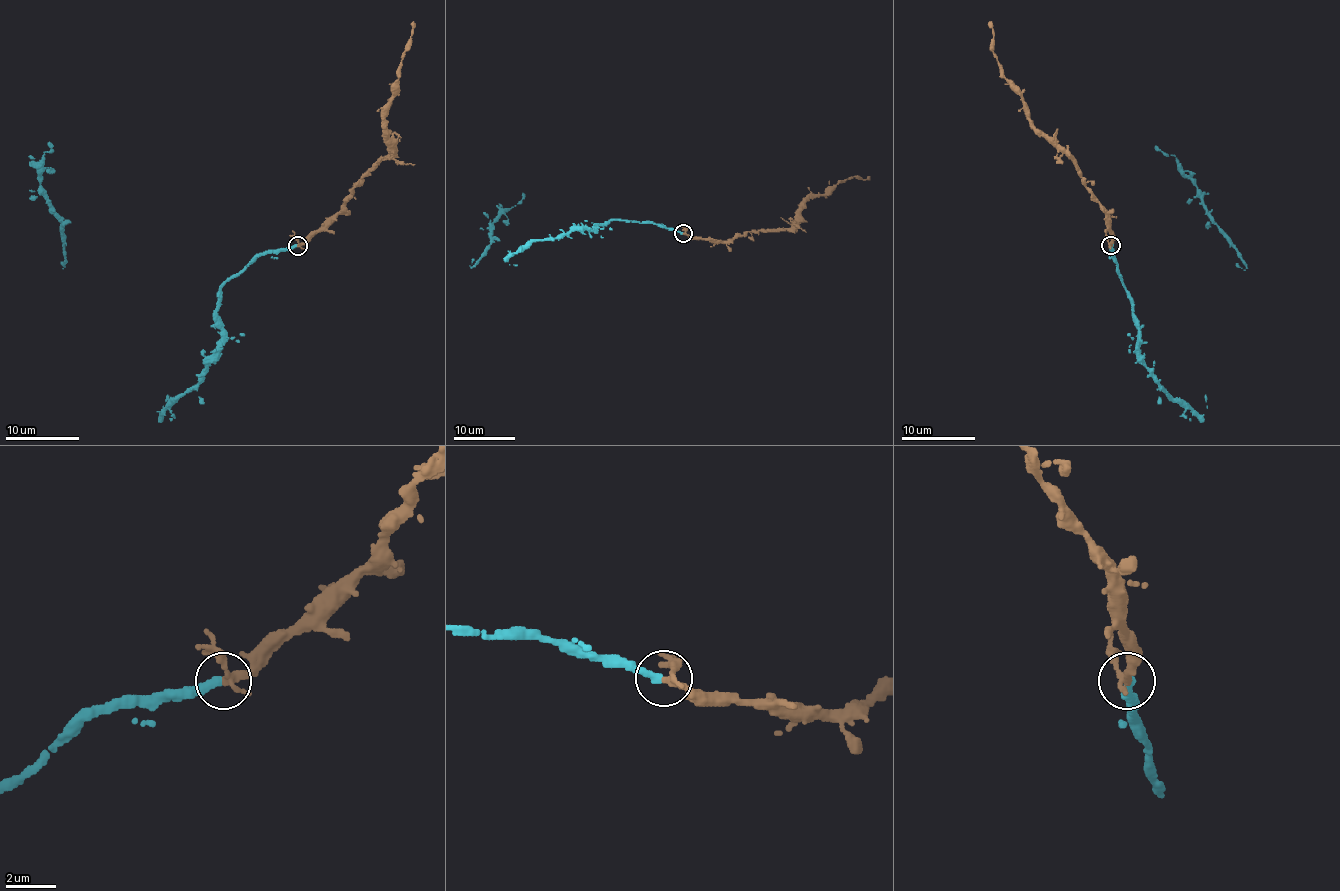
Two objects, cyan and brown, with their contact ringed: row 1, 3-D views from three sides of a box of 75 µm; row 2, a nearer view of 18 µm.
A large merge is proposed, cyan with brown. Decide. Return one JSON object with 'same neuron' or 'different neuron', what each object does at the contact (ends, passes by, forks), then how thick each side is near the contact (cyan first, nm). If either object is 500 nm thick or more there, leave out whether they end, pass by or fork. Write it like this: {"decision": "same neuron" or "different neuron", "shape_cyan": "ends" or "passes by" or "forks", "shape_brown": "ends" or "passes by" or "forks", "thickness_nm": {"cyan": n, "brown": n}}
{"decision": "same neuron", "shape_cyan": "ends", "shape_brown": "passes by", "thickness_nm": {"cyan": 360, "brown": 280}}

